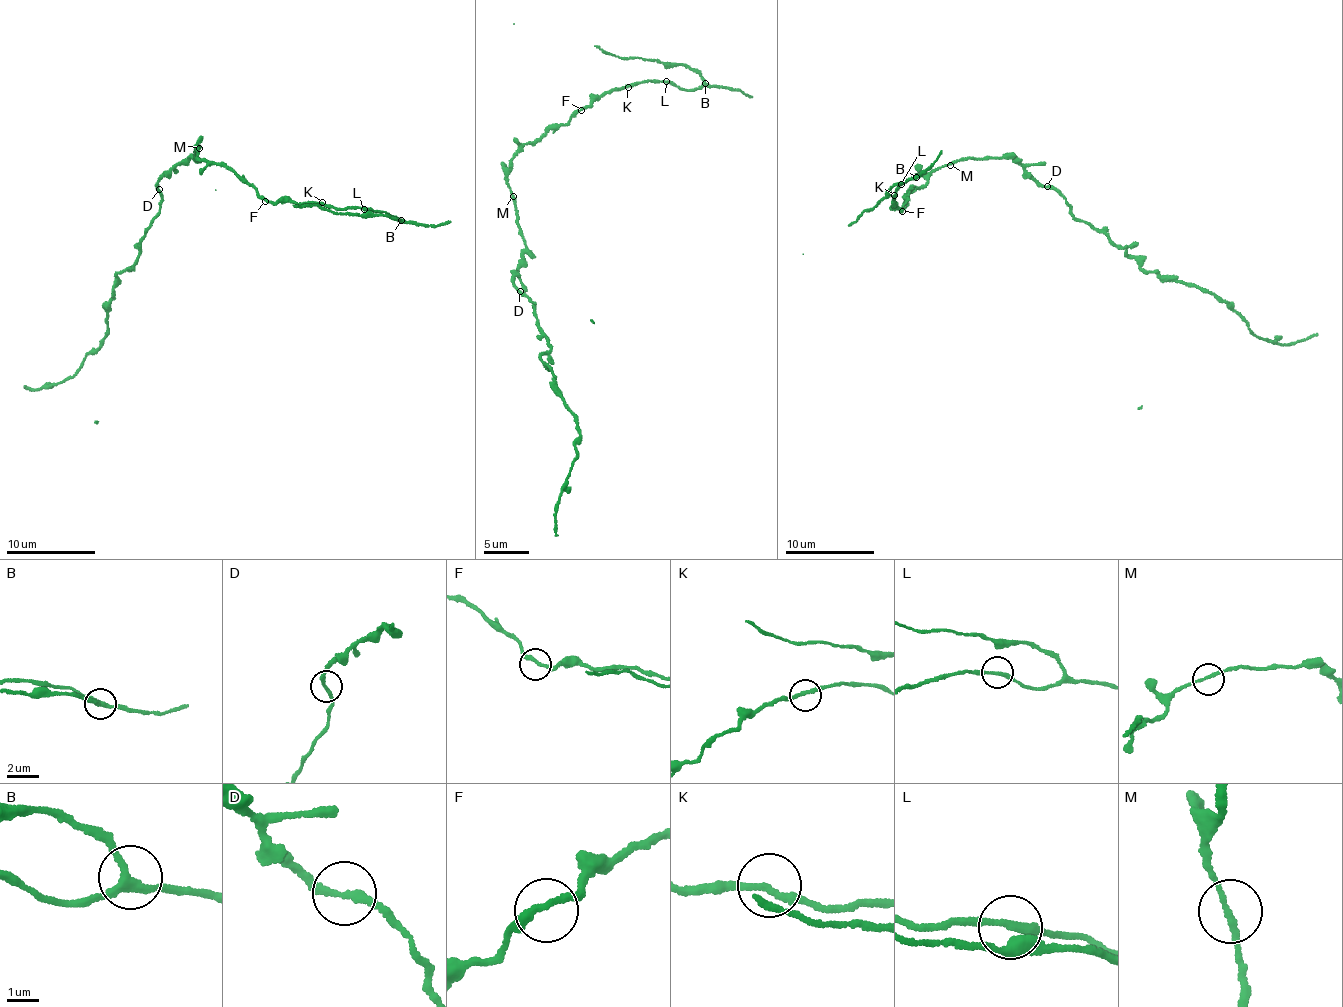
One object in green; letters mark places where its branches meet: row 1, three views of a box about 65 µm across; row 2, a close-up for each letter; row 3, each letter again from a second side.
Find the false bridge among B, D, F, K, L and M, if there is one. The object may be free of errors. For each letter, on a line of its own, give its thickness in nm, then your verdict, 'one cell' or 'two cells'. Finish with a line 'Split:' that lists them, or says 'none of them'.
B: calibre 240 nm; one cell
D: calibre 220 nm; one cell
F: calibre 220 nm; one cell
K: calibre 220 nm; one cell
L: calibre 200 nm; one cell
M: calibre 170 nm; one cell
Split: none of them

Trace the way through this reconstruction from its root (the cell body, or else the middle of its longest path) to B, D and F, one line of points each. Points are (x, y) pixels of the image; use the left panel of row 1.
B: (199, 145), (195, 149), (198, 158), (243, 178), (269, 200), (317, 202), (338, 209), (373, 209), (401, 220)
D: (199, 145), (193, 151), (195, 156), (190, 156), (160, 179), (159, 189)
F: (199, 145), (195, 149), (198, 158), (221, 165), (243, 178), (256, 188), (257, 195), (265, 201)

